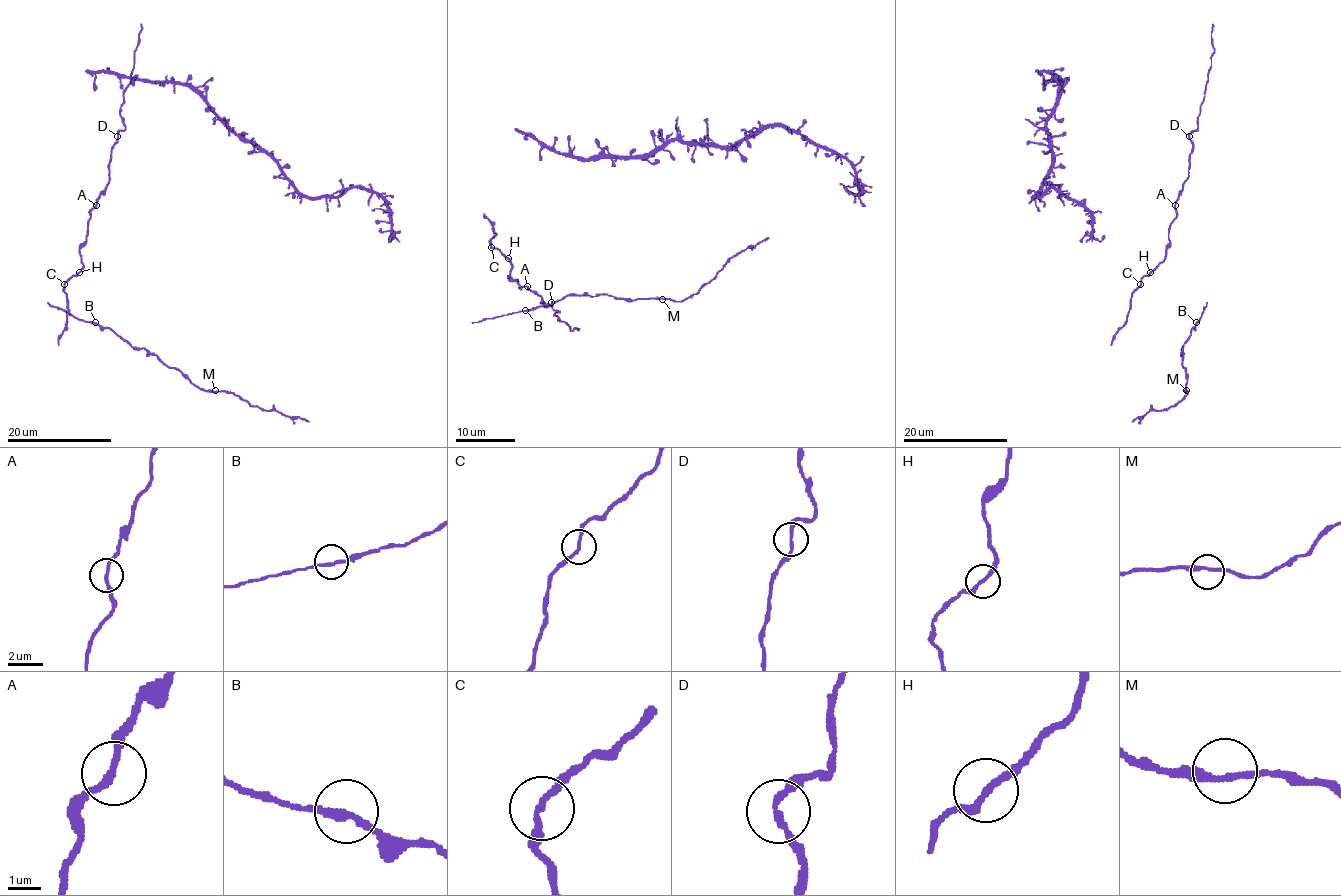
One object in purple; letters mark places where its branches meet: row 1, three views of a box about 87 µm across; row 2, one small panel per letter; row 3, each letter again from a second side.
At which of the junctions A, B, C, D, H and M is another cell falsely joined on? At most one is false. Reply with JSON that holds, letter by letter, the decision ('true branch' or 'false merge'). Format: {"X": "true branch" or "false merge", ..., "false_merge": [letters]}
{"A": "true branch", "B": "true branch", "C": "true branch", "D": "true branch", "H": "true branch", "M": "true branch", "false_merge": []}

